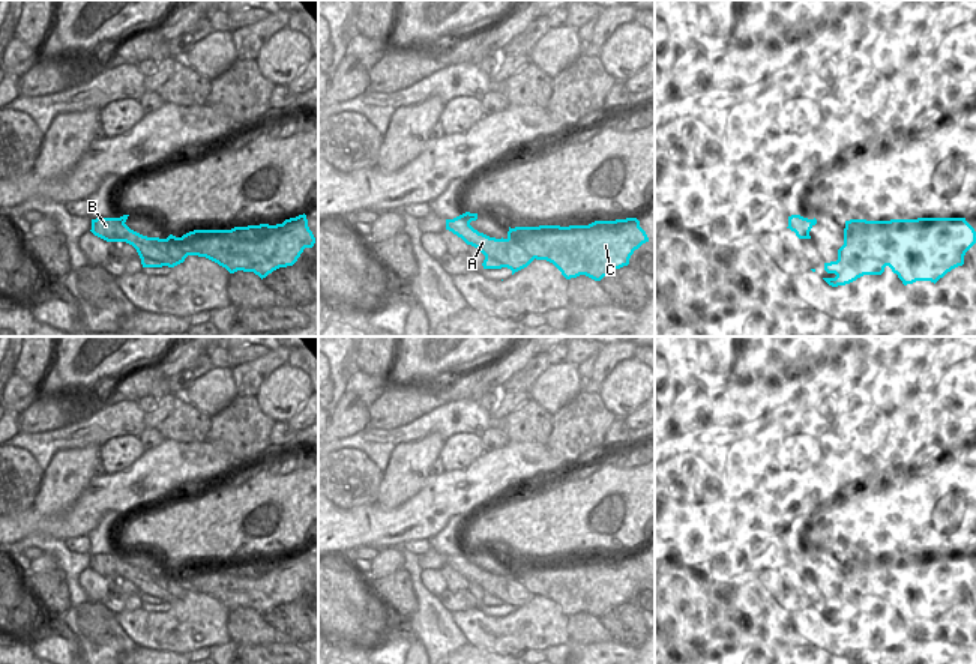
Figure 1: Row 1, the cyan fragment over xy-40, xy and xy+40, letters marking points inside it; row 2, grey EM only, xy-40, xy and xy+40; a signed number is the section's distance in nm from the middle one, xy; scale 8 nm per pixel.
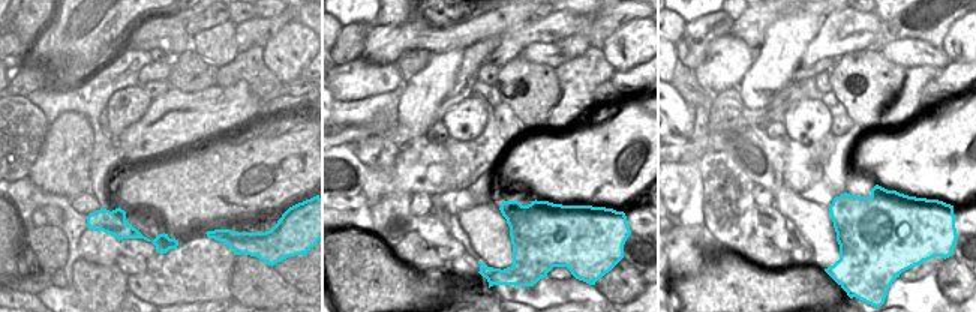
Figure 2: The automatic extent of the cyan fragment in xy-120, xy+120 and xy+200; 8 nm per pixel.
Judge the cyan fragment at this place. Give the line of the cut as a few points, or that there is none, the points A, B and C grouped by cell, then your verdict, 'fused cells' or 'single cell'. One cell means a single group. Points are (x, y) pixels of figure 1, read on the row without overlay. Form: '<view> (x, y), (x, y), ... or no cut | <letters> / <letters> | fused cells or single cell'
xy+40 (844, 579), (859, 594), (879, 595), (888, 601) | A B / C | fused cells

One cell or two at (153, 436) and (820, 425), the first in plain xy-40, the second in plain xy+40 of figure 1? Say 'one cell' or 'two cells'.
two cells

